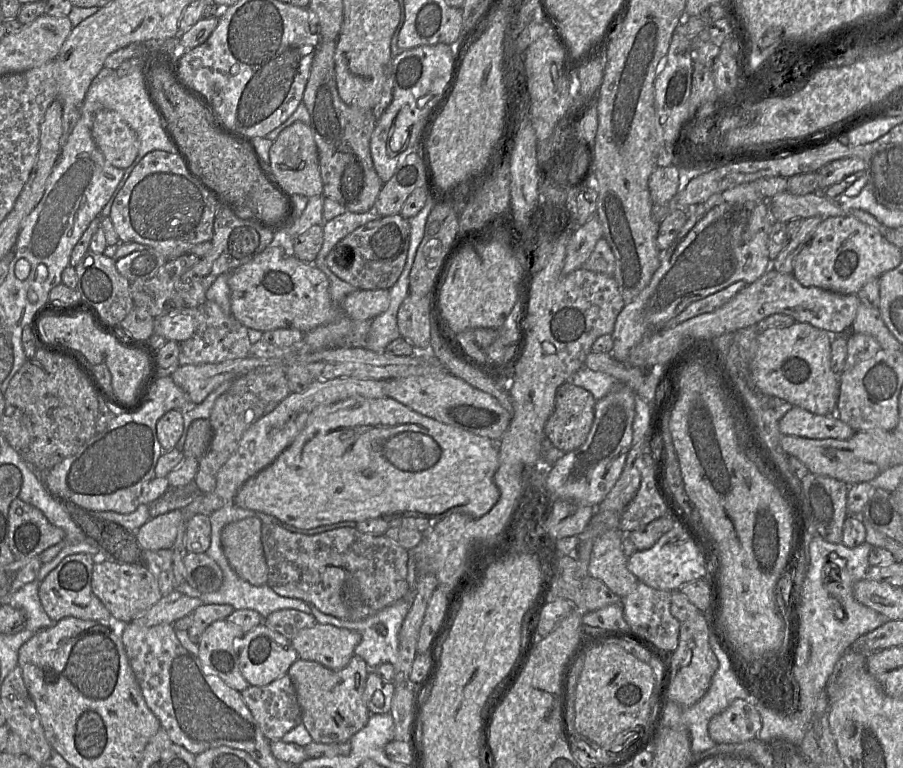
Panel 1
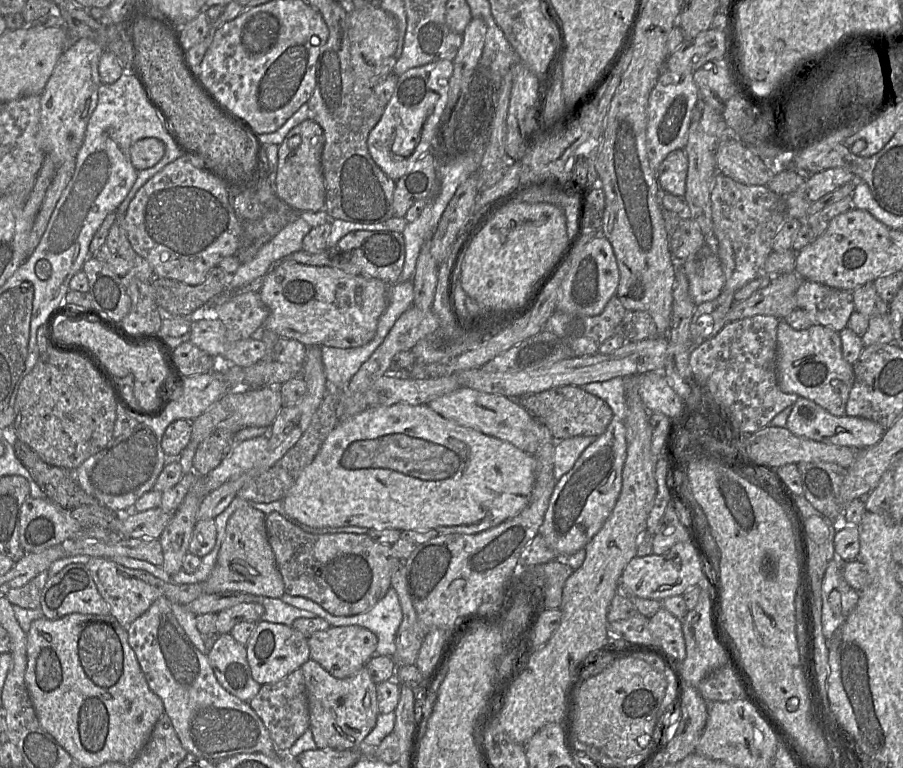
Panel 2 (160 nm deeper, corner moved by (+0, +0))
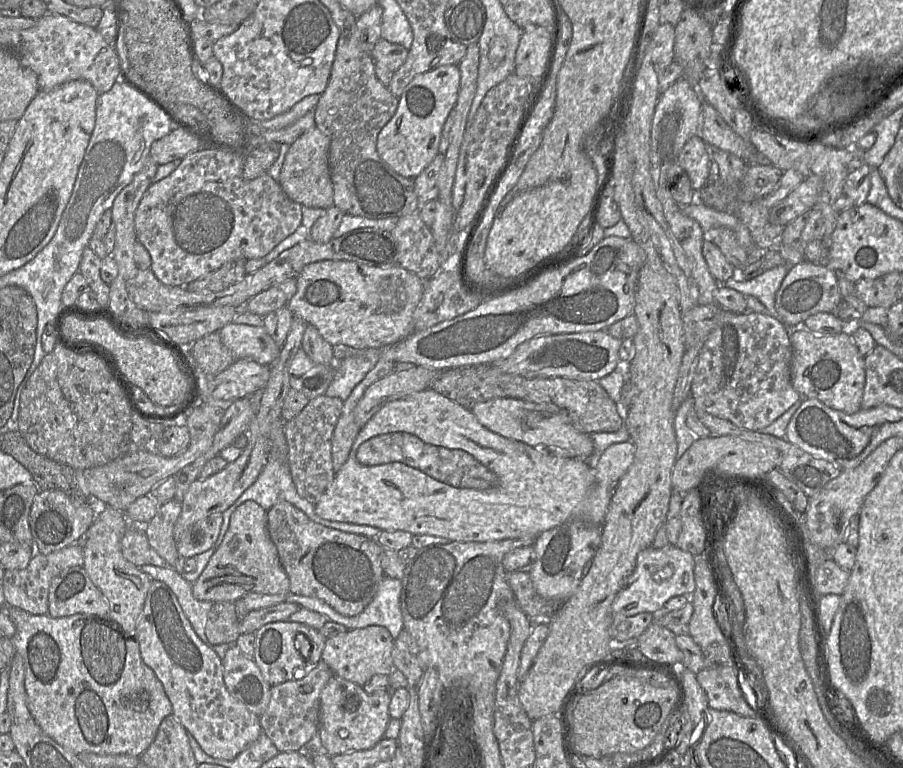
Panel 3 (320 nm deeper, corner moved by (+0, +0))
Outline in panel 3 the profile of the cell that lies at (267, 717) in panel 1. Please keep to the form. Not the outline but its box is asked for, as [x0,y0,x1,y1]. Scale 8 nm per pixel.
[260,660,333,752]

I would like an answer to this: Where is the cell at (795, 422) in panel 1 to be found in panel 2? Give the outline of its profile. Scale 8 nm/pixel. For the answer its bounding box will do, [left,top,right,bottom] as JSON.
[787,397,886,450]

